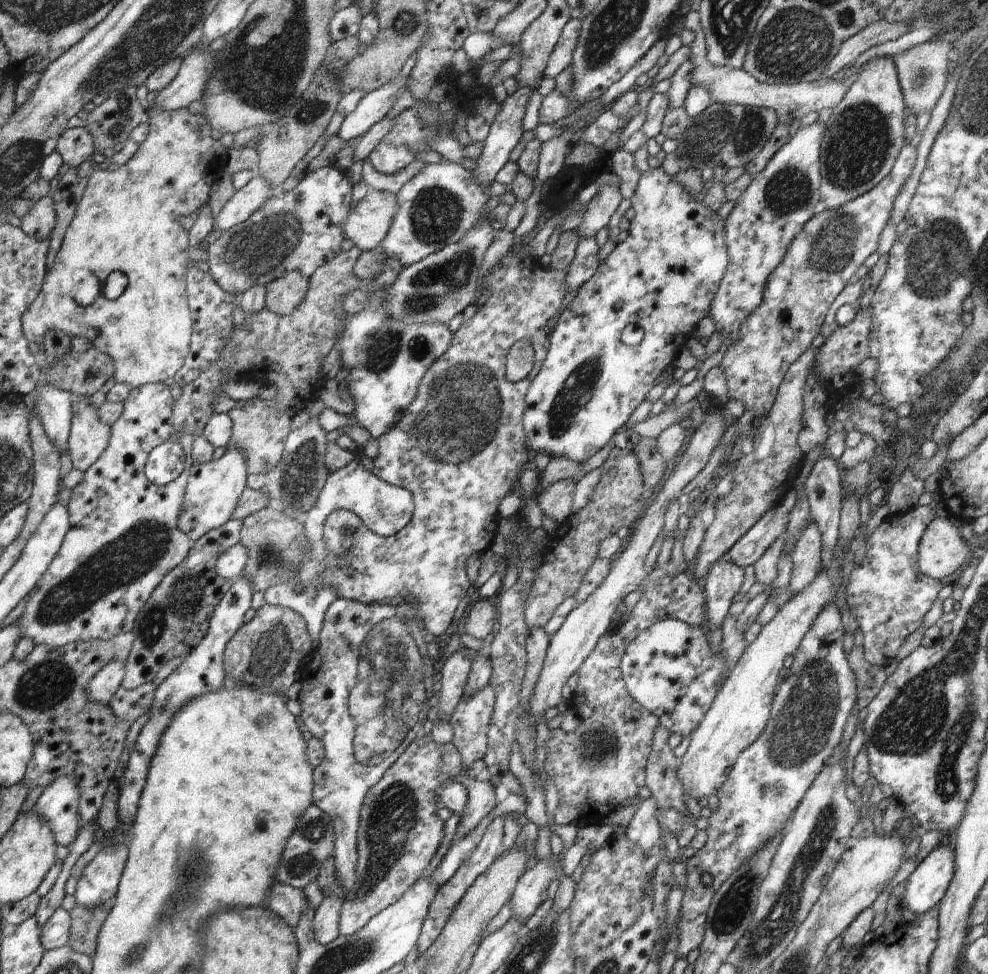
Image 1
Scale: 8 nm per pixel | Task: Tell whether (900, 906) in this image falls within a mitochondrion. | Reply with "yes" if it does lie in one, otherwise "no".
no

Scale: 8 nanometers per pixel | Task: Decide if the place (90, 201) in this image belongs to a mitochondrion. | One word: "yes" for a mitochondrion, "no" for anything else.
no

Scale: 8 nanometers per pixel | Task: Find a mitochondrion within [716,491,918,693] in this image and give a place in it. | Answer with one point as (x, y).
(901, 560)

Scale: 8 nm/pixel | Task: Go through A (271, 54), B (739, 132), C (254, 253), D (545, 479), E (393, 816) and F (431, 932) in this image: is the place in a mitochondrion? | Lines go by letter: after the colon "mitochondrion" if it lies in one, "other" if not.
A: mitochondrion
B: mitochondrion
C: mitochondrion
D: other
E: mitochondrion
F: other

